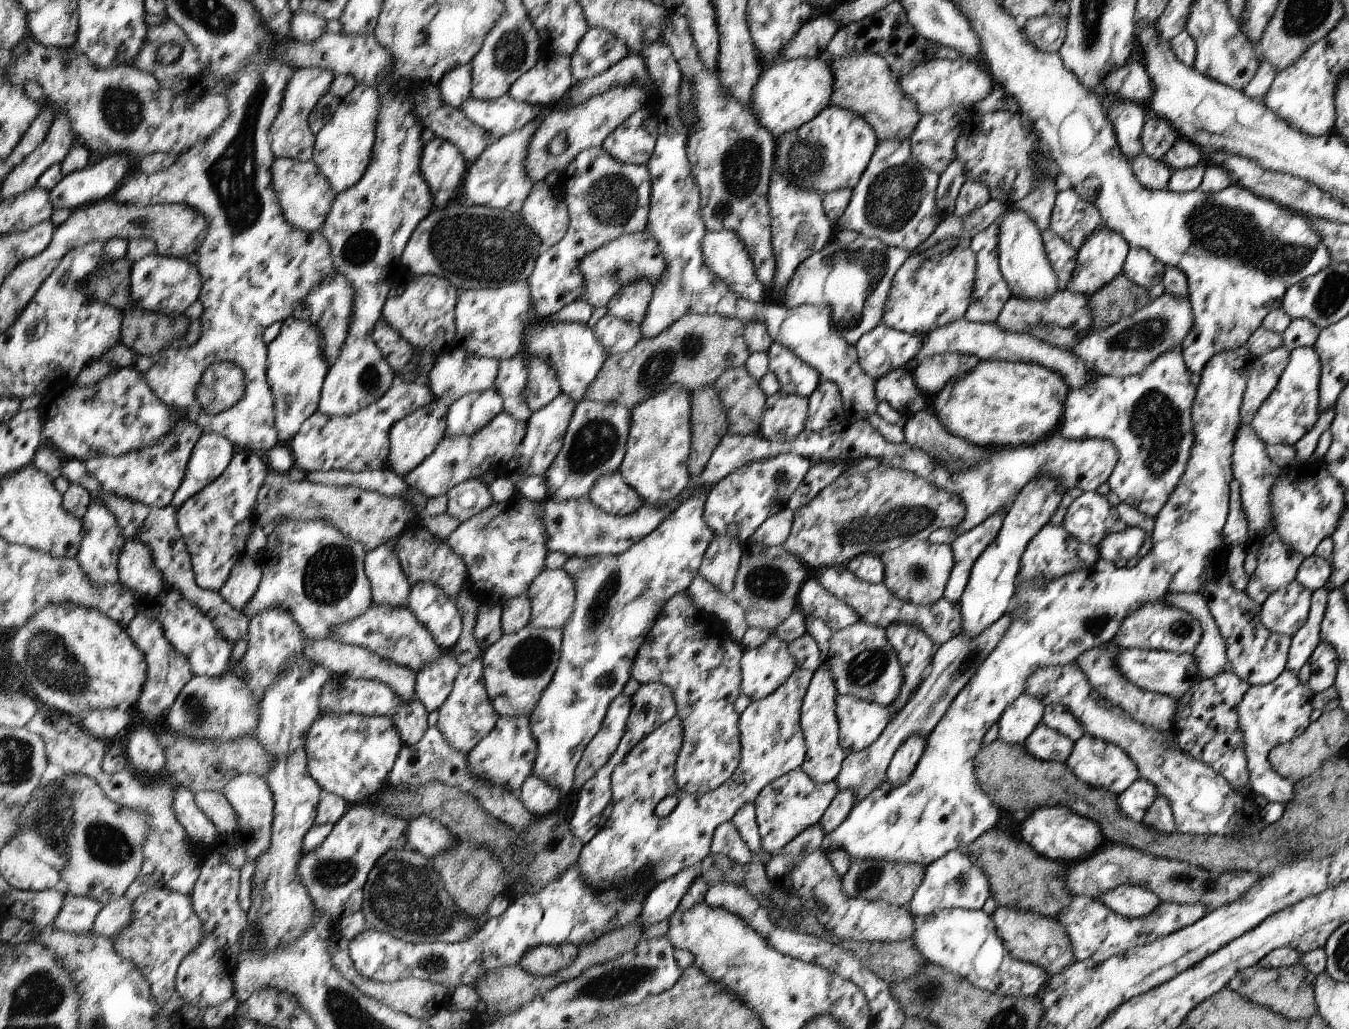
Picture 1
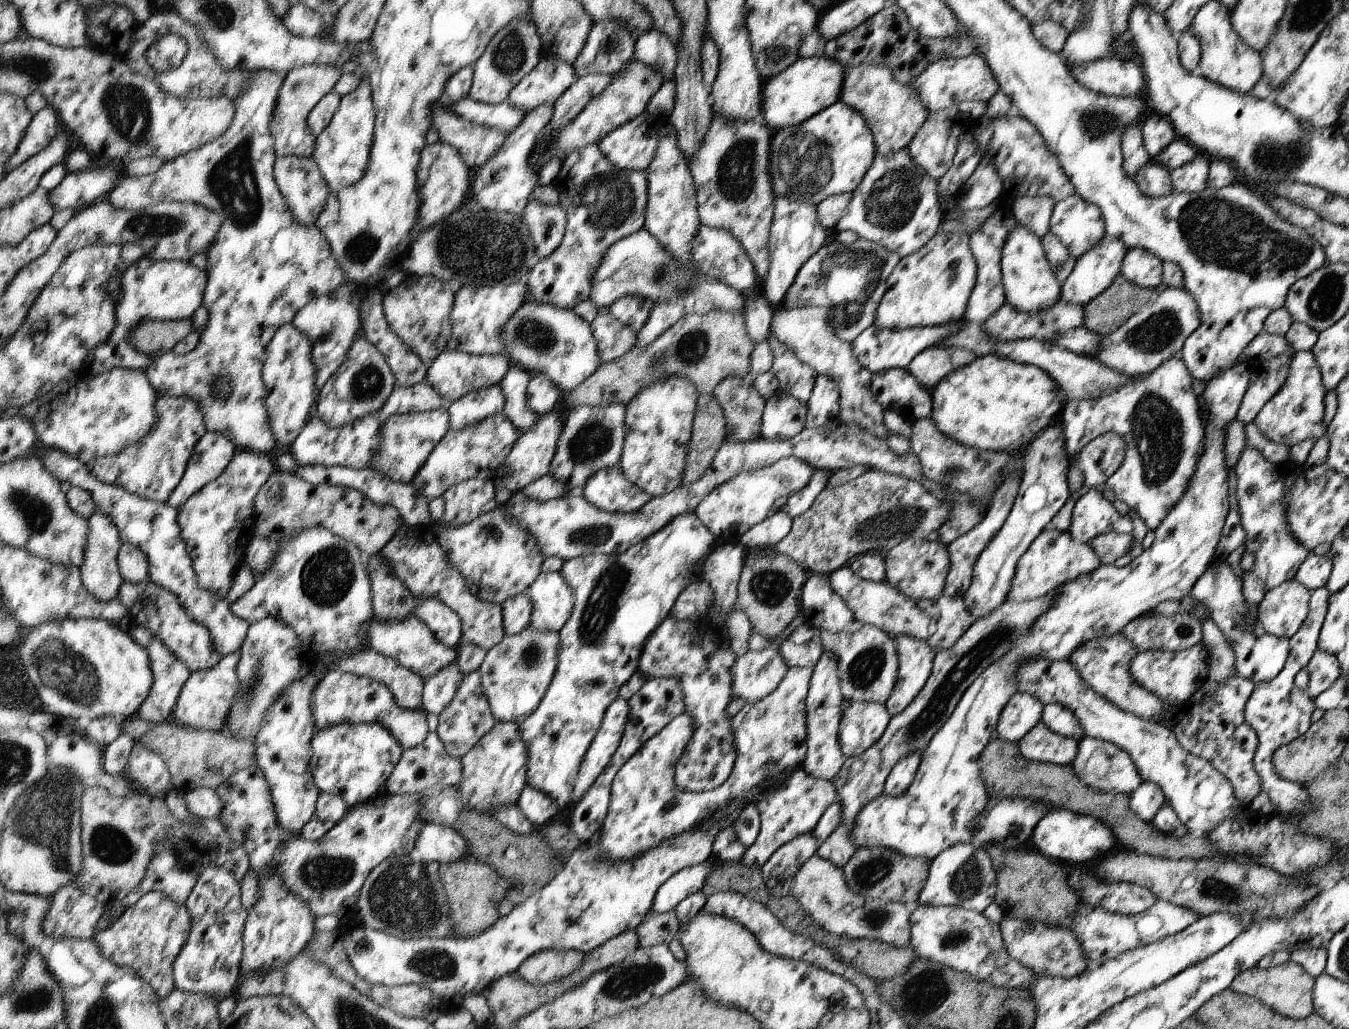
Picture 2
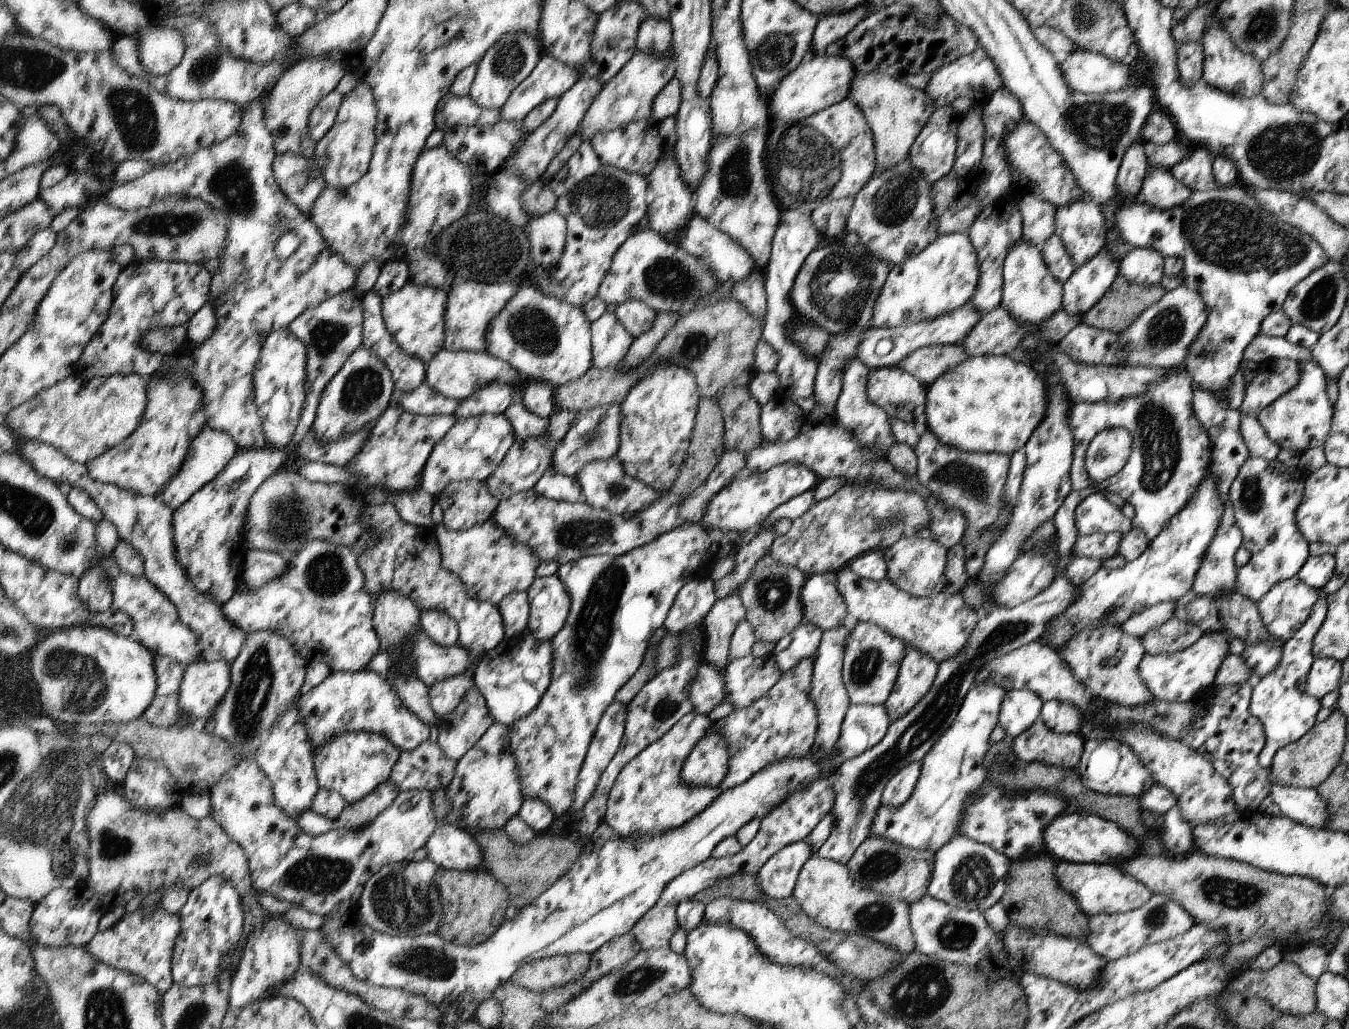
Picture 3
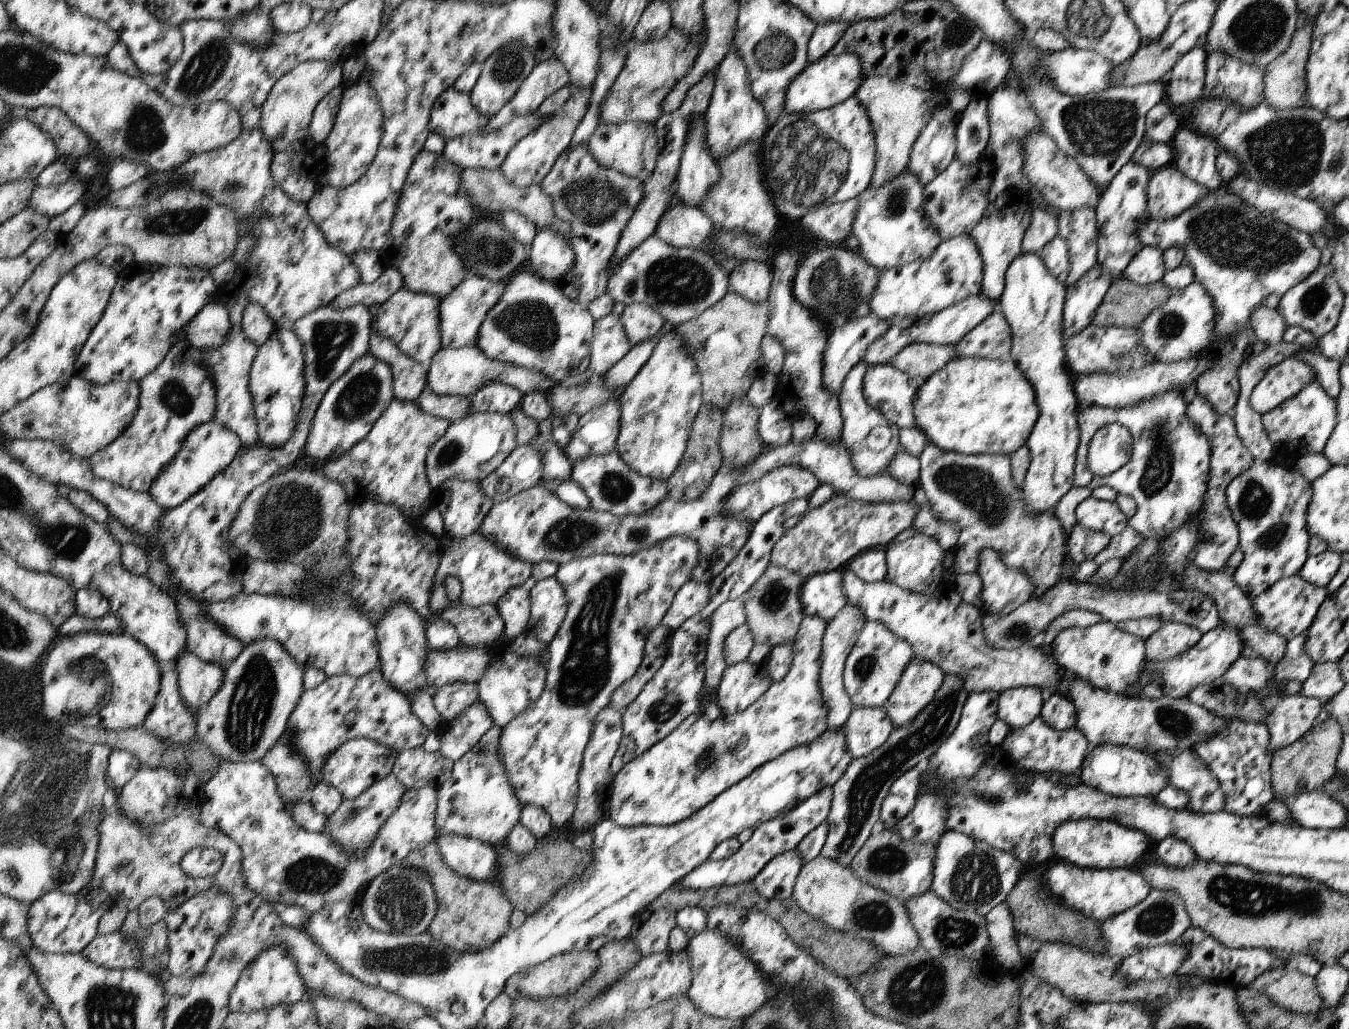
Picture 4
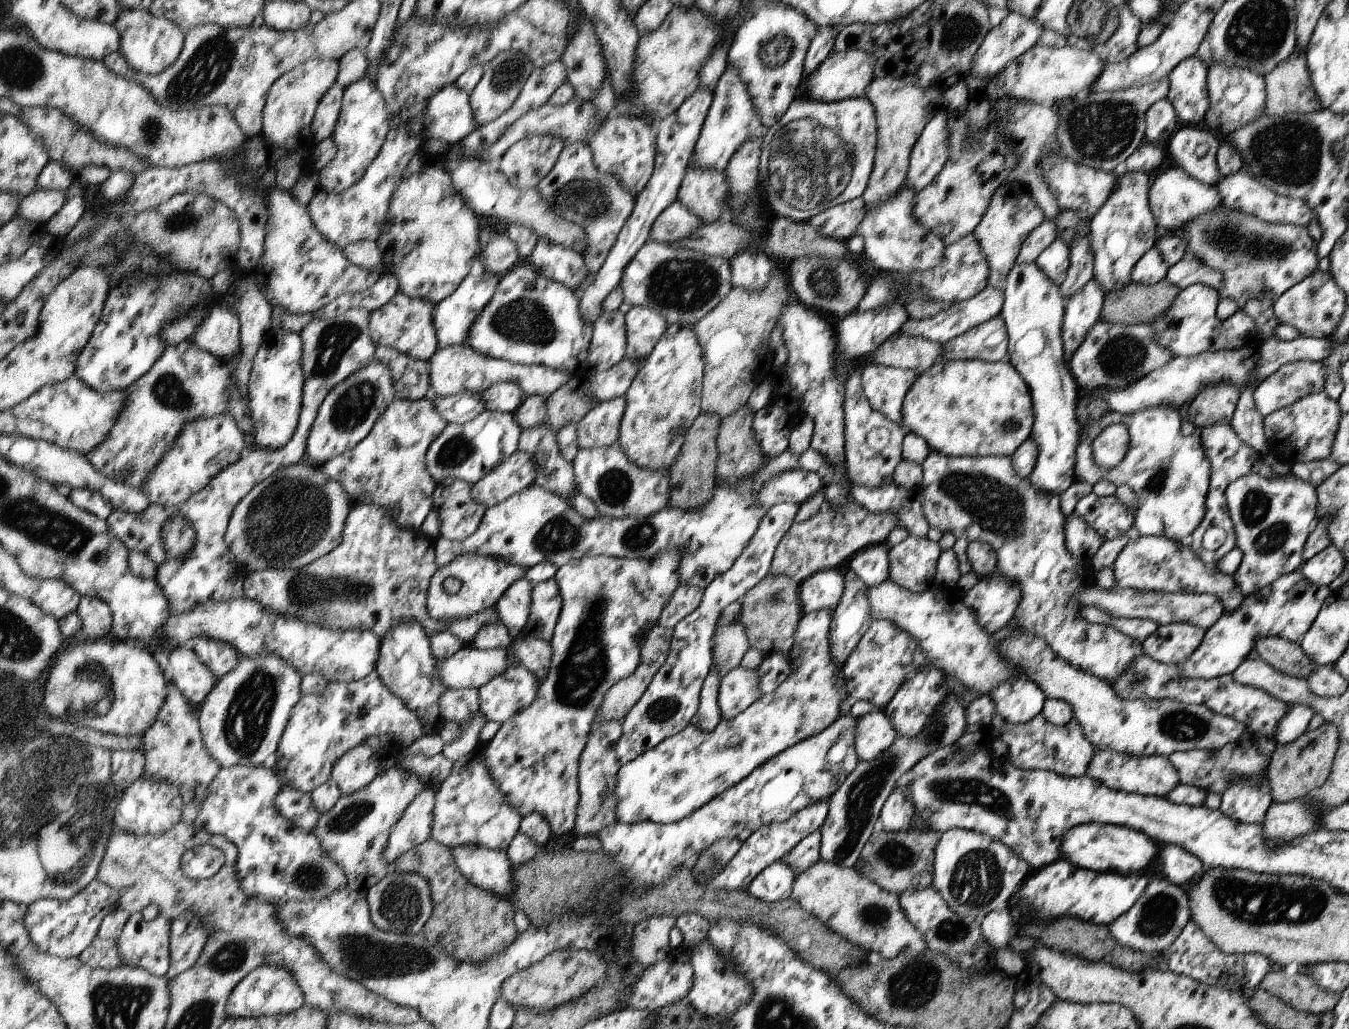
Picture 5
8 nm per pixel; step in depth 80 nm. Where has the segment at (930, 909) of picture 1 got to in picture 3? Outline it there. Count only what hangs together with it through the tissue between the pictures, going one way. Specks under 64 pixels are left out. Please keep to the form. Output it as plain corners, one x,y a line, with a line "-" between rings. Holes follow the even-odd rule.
966,835
952,838
936,852
936,868
928,888
928,896
968,910
984,912
992,908
1008,889
1007,877
1014,860
985,843
976,842

